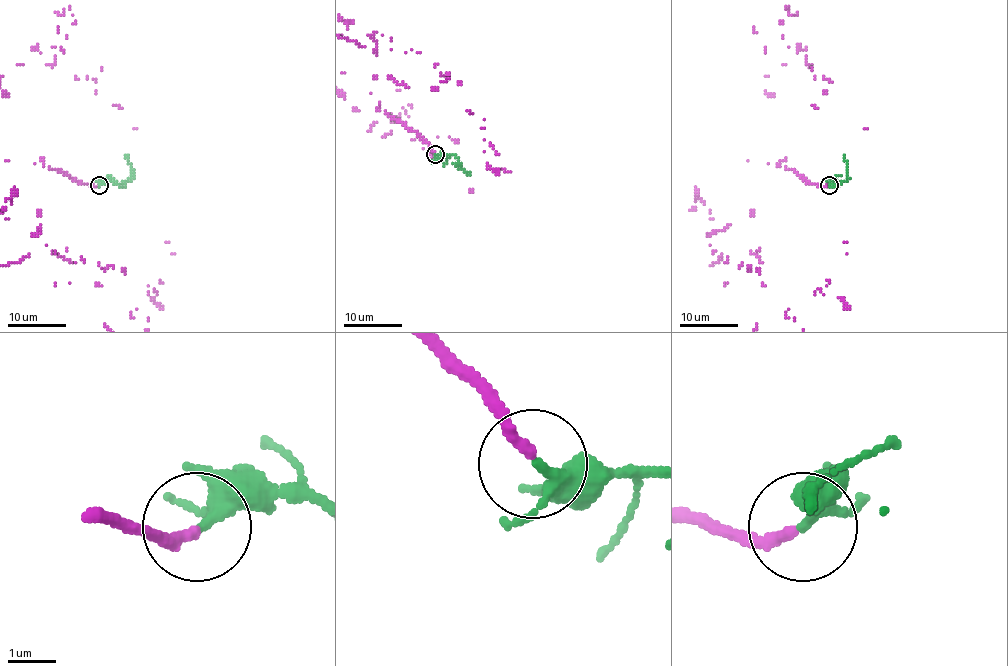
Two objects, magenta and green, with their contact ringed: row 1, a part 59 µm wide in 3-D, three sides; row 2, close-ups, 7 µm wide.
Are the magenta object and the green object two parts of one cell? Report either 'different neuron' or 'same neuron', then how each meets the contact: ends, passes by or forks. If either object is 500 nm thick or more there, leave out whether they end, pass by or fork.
same neuron; magenta ends; green passes by

